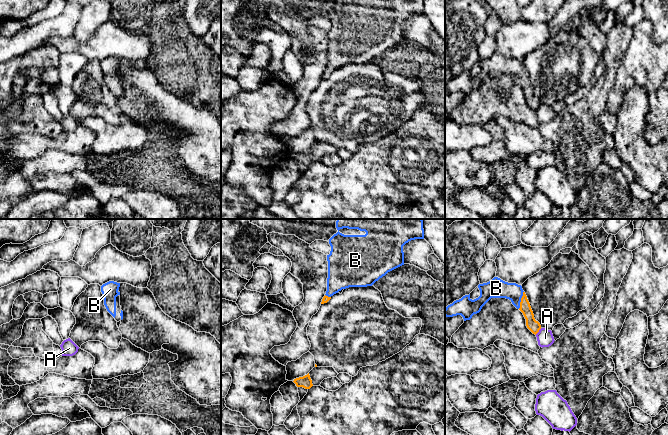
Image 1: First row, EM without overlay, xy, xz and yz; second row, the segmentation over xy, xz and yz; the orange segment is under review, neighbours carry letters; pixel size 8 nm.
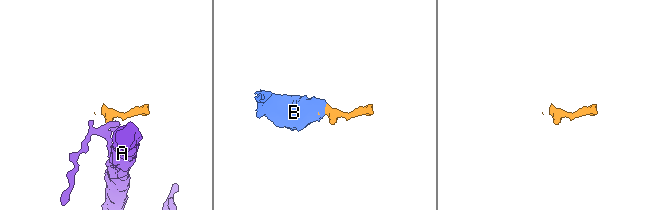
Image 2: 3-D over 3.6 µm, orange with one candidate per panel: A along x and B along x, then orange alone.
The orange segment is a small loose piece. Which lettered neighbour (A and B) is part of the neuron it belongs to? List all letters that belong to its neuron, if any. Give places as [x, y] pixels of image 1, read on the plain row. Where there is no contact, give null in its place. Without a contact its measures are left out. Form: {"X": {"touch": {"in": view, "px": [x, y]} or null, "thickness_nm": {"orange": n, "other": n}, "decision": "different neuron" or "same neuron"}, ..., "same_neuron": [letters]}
{"A": {"touch": {"in": "yz", "px": [538, 107]}, "thickness_nm": {"orange": 100, "other": 130}, "decision": "different neuron"}, "B": {"touch": {"in": "yz", "px": [521, 76]}, "thickness_nm": {"orange": 100, "other": 160}, "decision": "same neuron"}, "same_neuron": ["B"]}

